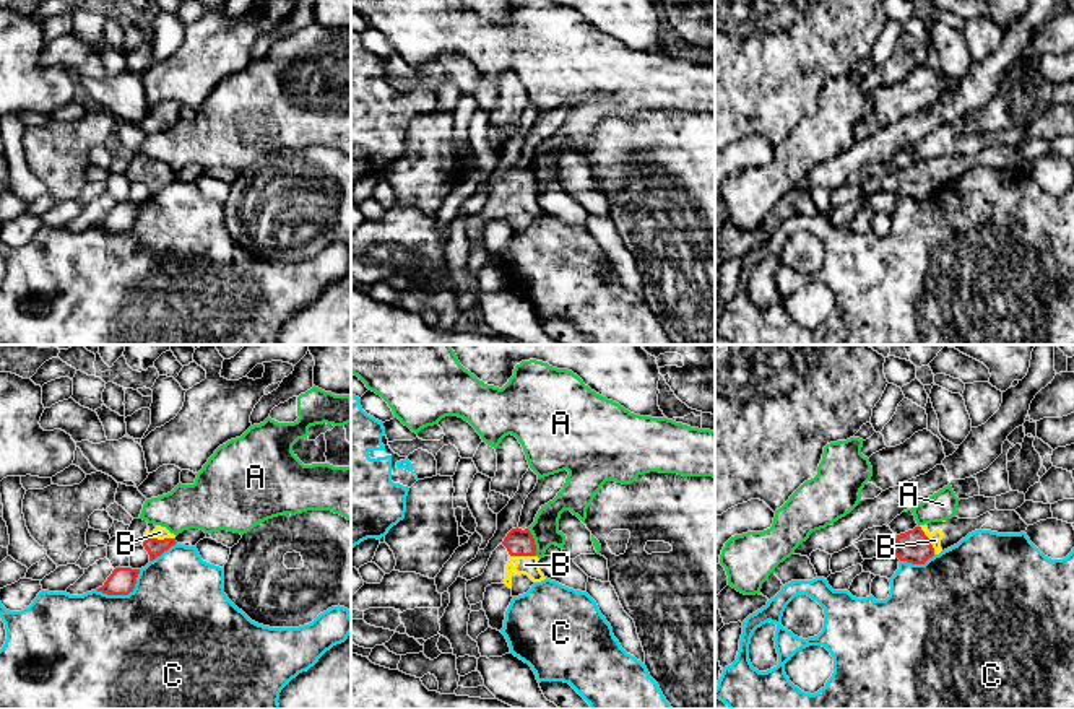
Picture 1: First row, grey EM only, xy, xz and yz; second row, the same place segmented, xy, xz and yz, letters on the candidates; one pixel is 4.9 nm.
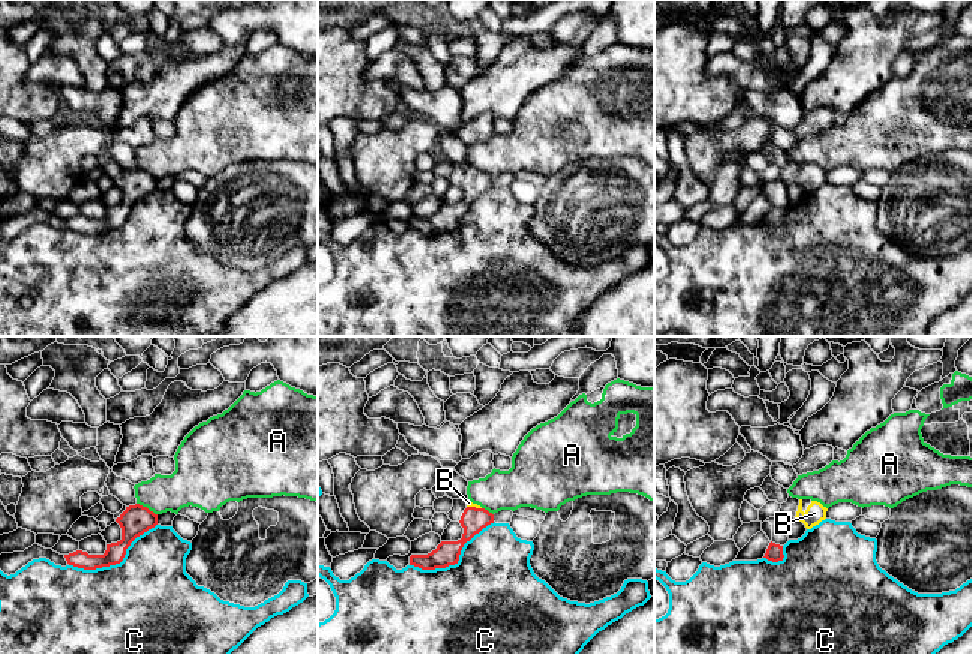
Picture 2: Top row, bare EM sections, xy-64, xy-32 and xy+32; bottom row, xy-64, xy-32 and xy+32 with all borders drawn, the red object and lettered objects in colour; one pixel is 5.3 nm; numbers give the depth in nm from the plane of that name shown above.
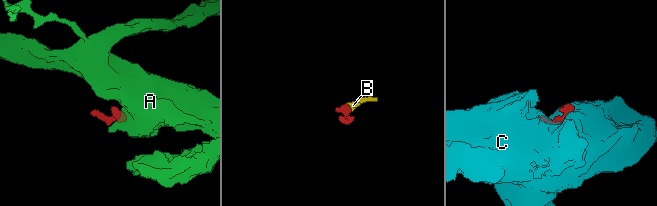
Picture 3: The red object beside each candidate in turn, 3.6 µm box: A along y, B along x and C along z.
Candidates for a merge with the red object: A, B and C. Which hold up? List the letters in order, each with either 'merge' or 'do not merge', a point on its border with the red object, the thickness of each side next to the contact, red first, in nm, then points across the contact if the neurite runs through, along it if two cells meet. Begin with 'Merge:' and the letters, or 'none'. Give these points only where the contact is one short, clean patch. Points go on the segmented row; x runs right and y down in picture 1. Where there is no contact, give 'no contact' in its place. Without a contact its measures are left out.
Merge: B
A: do not merge | xz (533, 542) | 130/140 nm | along xz (527, 529), (533, 539), (536, 555)
B: merge | xy (160, 540) | 90/70 nm | across xy (155, 547), (160, 540), (160, 532)
C: do not merge | xy (124, 594) | 130/500 nm

